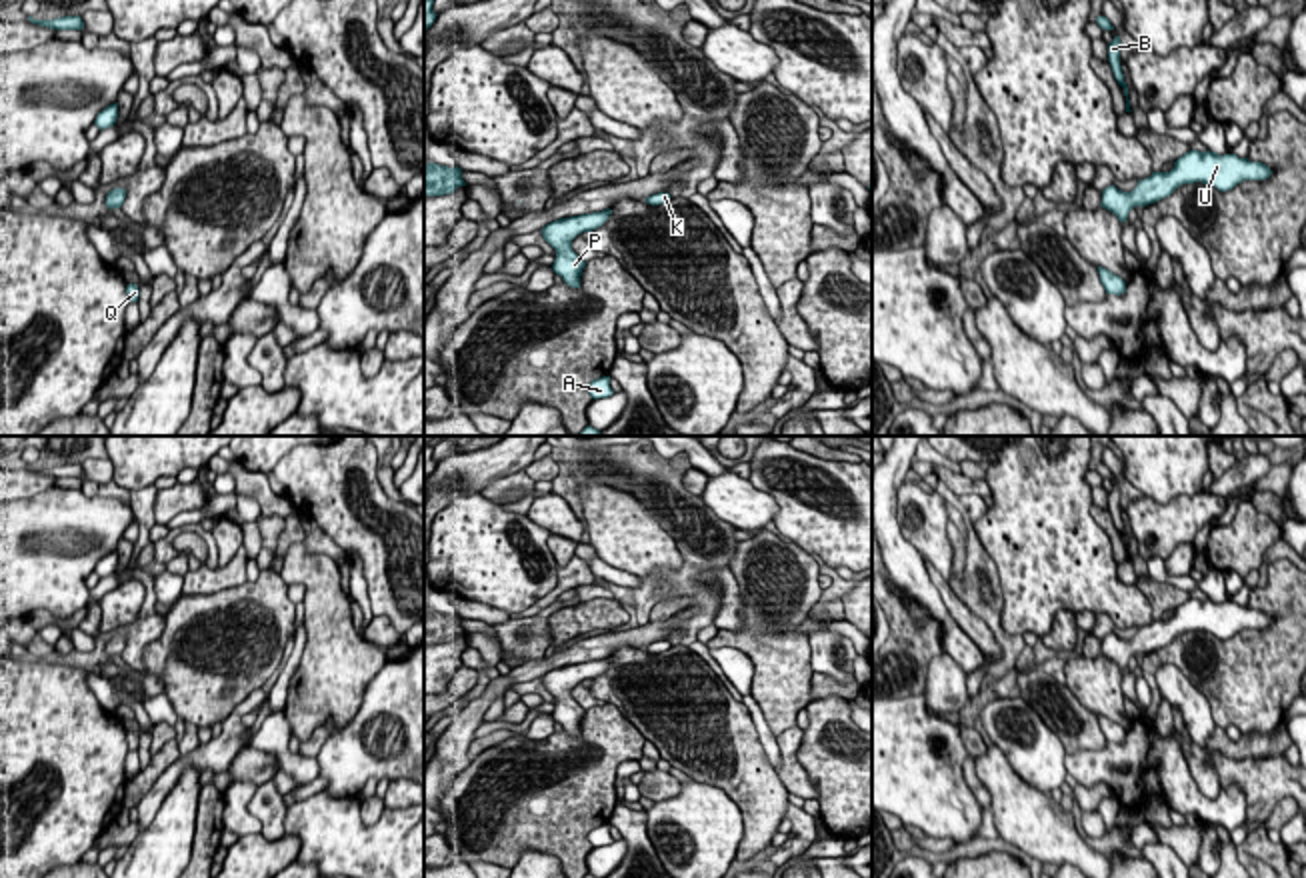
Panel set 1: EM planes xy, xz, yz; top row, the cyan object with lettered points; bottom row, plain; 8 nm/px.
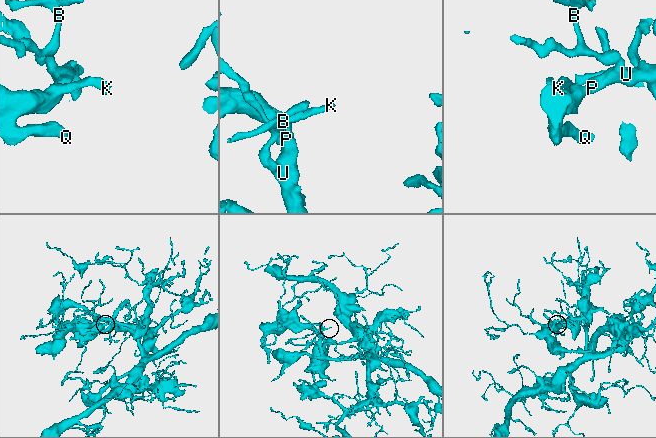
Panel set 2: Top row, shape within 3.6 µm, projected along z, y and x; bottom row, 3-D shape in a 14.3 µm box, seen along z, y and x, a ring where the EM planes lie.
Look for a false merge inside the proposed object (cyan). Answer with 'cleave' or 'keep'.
keep

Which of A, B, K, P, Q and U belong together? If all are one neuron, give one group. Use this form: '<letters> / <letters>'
A B K P Q U

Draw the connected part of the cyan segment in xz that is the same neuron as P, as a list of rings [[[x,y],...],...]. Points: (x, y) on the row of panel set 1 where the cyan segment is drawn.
[[[612,210],[560,218],[542,228],[544,240],[556,250],[552,270],[572,288],[580,288],[586,262],[572,250],[572,240],[582,232],[600,228]]]

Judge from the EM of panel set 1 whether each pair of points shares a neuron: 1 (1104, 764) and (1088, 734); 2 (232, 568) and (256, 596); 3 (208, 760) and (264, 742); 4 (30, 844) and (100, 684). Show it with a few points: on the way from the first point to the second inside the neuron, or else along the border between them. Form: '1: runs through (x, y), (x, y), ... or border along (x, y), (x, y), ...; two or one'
1: border along (1106, 742), (1100, 748), (1076, 748), (1066, 754); two
2: border along (246, 580), (200, 594); two
3: border along (252, 736), (246, 744); two
4: border along (86, 672), (86, 684), (92, 694), (112, 714); two

